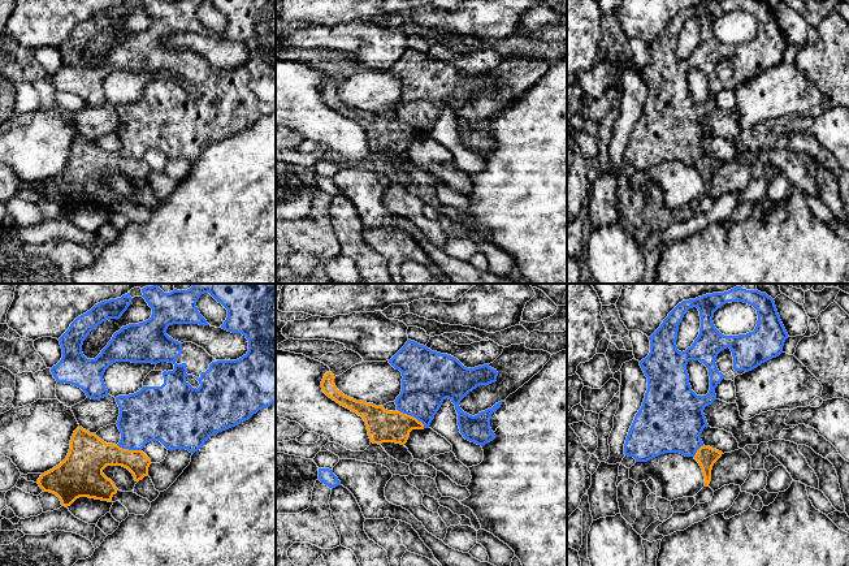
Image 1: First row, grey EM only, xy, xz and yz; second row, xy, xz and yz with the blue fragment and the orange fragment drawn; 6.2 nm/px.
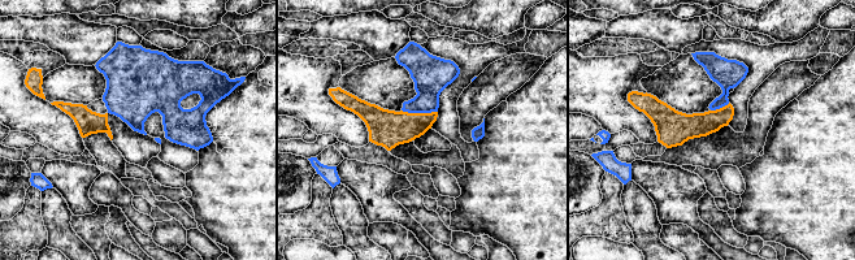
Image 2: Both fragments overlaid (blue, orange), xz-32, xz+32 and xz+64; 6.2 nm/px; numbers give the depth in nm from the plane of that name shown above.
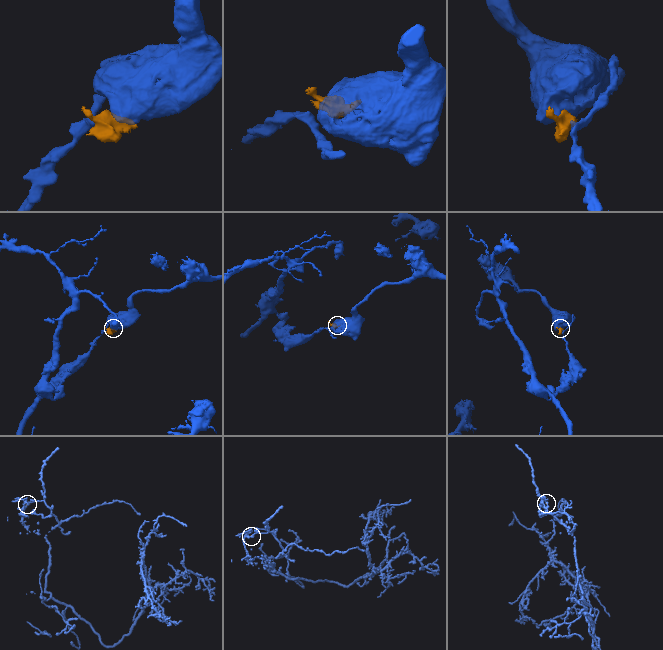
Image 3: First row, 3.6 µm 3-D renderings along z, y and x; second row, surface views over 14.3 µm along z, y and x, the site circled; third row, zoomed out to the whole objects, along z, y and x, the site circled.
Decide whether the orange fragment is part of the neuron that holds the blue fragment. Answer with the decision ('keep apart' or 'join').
keep apart

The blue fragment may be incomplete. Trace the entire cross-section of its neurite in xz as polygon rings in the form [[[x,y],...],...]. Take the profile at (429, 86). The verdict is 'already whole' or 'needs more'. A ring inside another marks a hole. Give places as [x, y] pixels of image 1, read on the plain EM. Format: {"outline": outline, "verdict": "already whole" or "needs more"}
{"outline": [[[411,48],[389,72],[403,85],[402,100],[395,108],[398,120],[429,137],[442,111],[449,107],[455,113],[458,134],[465,148],[482,155],[495,147],[490,128],[503,109],[475,125],[464,121],[459,111],[477,95],[495,91],[497,78],[489,73],[467,77],[456,66]]], "verdict": "already whole"}

